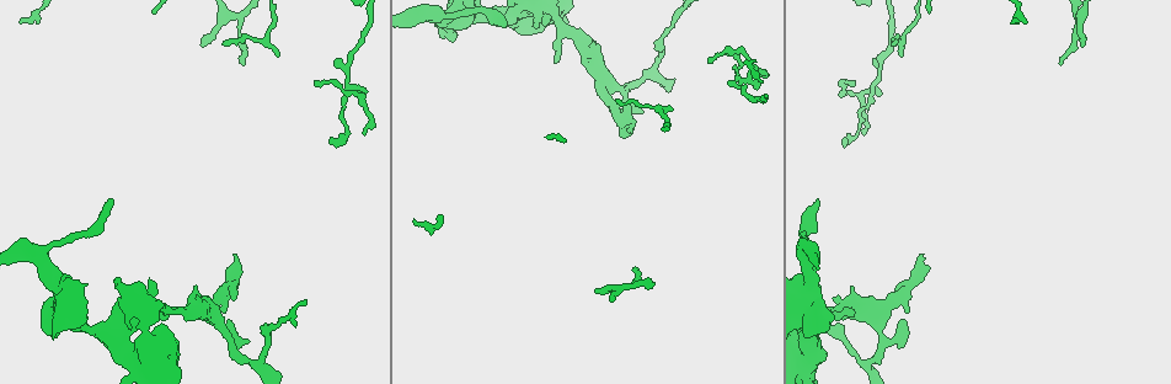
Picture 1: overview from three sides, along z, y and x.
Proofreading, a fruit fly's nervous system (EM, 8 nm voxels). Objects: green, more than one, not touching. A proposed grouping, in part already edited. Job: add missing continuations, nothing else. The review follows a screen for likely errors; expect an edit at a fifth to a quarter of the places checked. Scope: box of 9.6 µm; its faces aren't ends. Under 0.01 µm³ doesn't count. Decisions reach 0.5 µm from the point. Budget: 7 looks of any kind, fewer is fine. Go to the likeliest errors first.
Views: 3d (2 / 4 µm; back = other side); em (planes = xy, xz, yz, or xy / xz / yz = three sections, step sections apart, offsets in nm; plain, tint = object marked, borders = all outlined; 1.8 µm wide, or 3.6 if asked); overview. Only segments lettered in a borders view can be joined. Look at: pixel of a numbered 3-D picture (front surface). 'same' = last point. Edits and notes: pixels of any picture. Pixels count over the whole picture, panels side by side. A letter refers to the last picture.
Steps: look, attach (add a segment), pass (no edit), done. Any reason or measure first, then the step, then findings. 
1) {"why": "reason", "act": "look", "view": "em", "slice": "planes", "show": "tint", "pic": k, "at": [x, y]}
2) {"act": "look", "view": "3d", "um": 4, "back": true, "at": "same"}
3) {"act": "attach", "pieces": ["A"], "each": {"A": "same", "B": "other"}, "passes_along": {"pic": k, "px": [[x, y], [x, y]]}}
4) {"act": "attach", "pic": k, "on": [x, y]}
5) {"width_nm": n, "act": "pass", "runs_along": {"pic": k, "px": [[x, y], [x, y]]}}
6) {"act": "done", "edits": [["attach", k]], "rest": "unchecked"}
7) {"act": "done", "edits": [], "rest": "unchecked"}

{"why": "branch stops here", "act": "look", "view": "em", "slice": "yz", "step": 4, "show": "borders", "pic": 1, "at": [627, 128]}

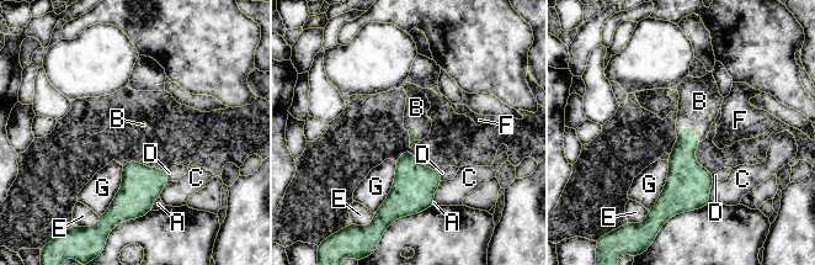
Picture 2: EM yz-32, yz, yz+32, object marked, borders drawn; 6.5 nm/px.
{"act": "attach", "pieces": ["B"], "each": {"A": "other", "B": "same", "C": "other", "D": "other", "E": "other", "F": "other", "G": "other"}, "passes_along": {"pic": 2, "px": [[683, 165], [692, 128], [699, 101]]}, "found": "it goes on there"}

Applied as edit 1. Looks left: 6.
{"why": "free end", "act": "look", "view": "3d", "um": 4, "pic": 1, "at": [817, 200]}

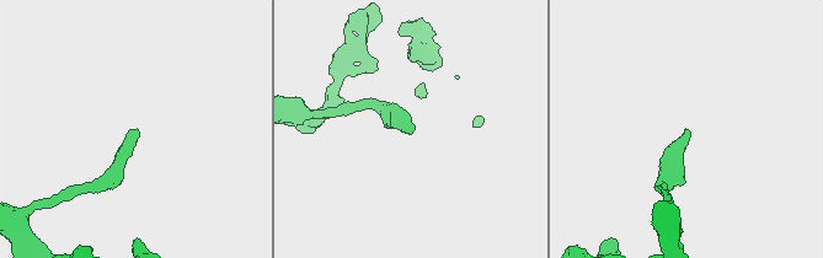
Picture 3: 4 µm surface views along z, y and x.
{"why": "shape alone is not enough", "act": "look", "view": "em", "slice": "planes", "show": "borders", "pic": 3, "at": [136, 131]}

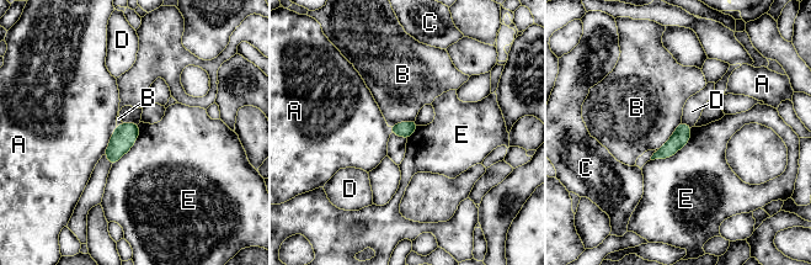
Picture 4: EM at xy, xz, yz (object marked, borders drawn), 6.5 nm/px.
{"width_nm": 110, "longest_contact_nm": ["E", 340], "act": "pass", "each": {"A": "other", "B": "other", "C": "other", "D": "other", "E": "other"}, "found": "none of them fits"}

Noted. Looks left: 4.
{"why": "thick turns thin", "act": "look", "view": "3d", "um": 4, "pic": 1, "at": [142, 366]}

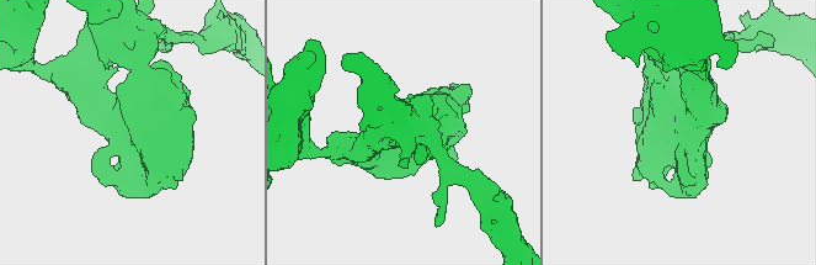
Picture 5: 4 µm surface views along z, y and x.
{"act": "look", "view": "em", "um": 3.6, "slice": "planes", "show": "borders", "pic": 5, "at": [688, 133]}

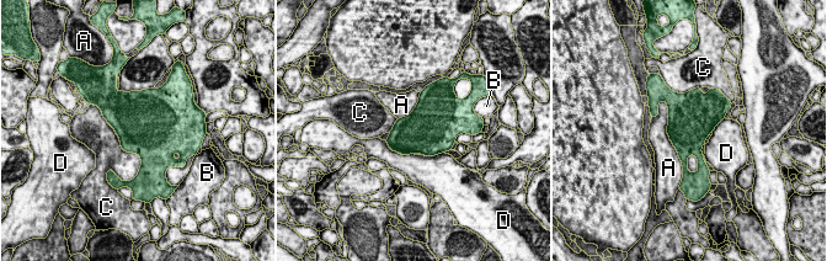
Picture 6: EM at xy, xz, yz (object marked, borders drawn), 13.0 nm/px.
{"act": "pass", "each": {"A": "other", "B": "other", "C": "other", "D": "other"}, "border": {"pic": 6, "px": [[661, 100], [683, 172]]}, "found": "none of them fits"}

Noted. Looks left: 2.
{"act": "done", "edits": [["attach", 2]], "rest": "unchecked"}

